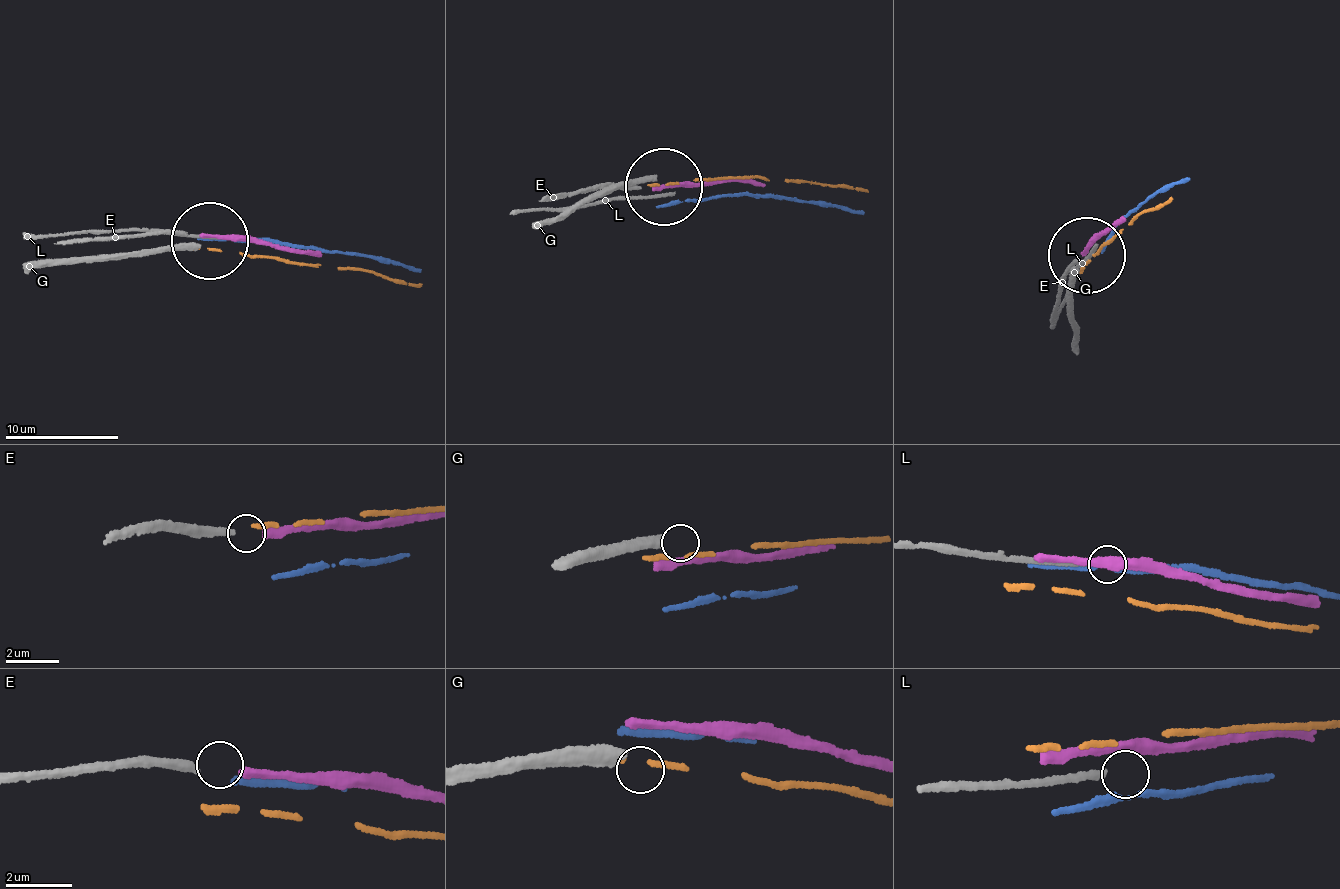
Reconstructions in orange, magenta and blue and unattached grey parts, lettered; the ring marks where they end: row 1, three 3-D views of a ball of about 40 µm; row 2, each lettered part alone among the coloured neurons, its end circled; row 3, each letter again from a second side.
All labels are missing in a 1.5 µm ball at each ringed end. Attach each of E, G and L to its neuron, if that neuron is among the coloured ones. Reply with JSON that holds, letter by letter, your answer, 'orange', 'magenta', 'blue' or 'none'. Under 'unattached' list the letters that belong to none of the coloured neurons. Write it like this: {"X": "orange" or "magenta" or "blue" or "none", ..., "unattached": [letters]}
{"E": "magenta", "G": "none", "L": "none", "unattached": ["G", "L"]}

